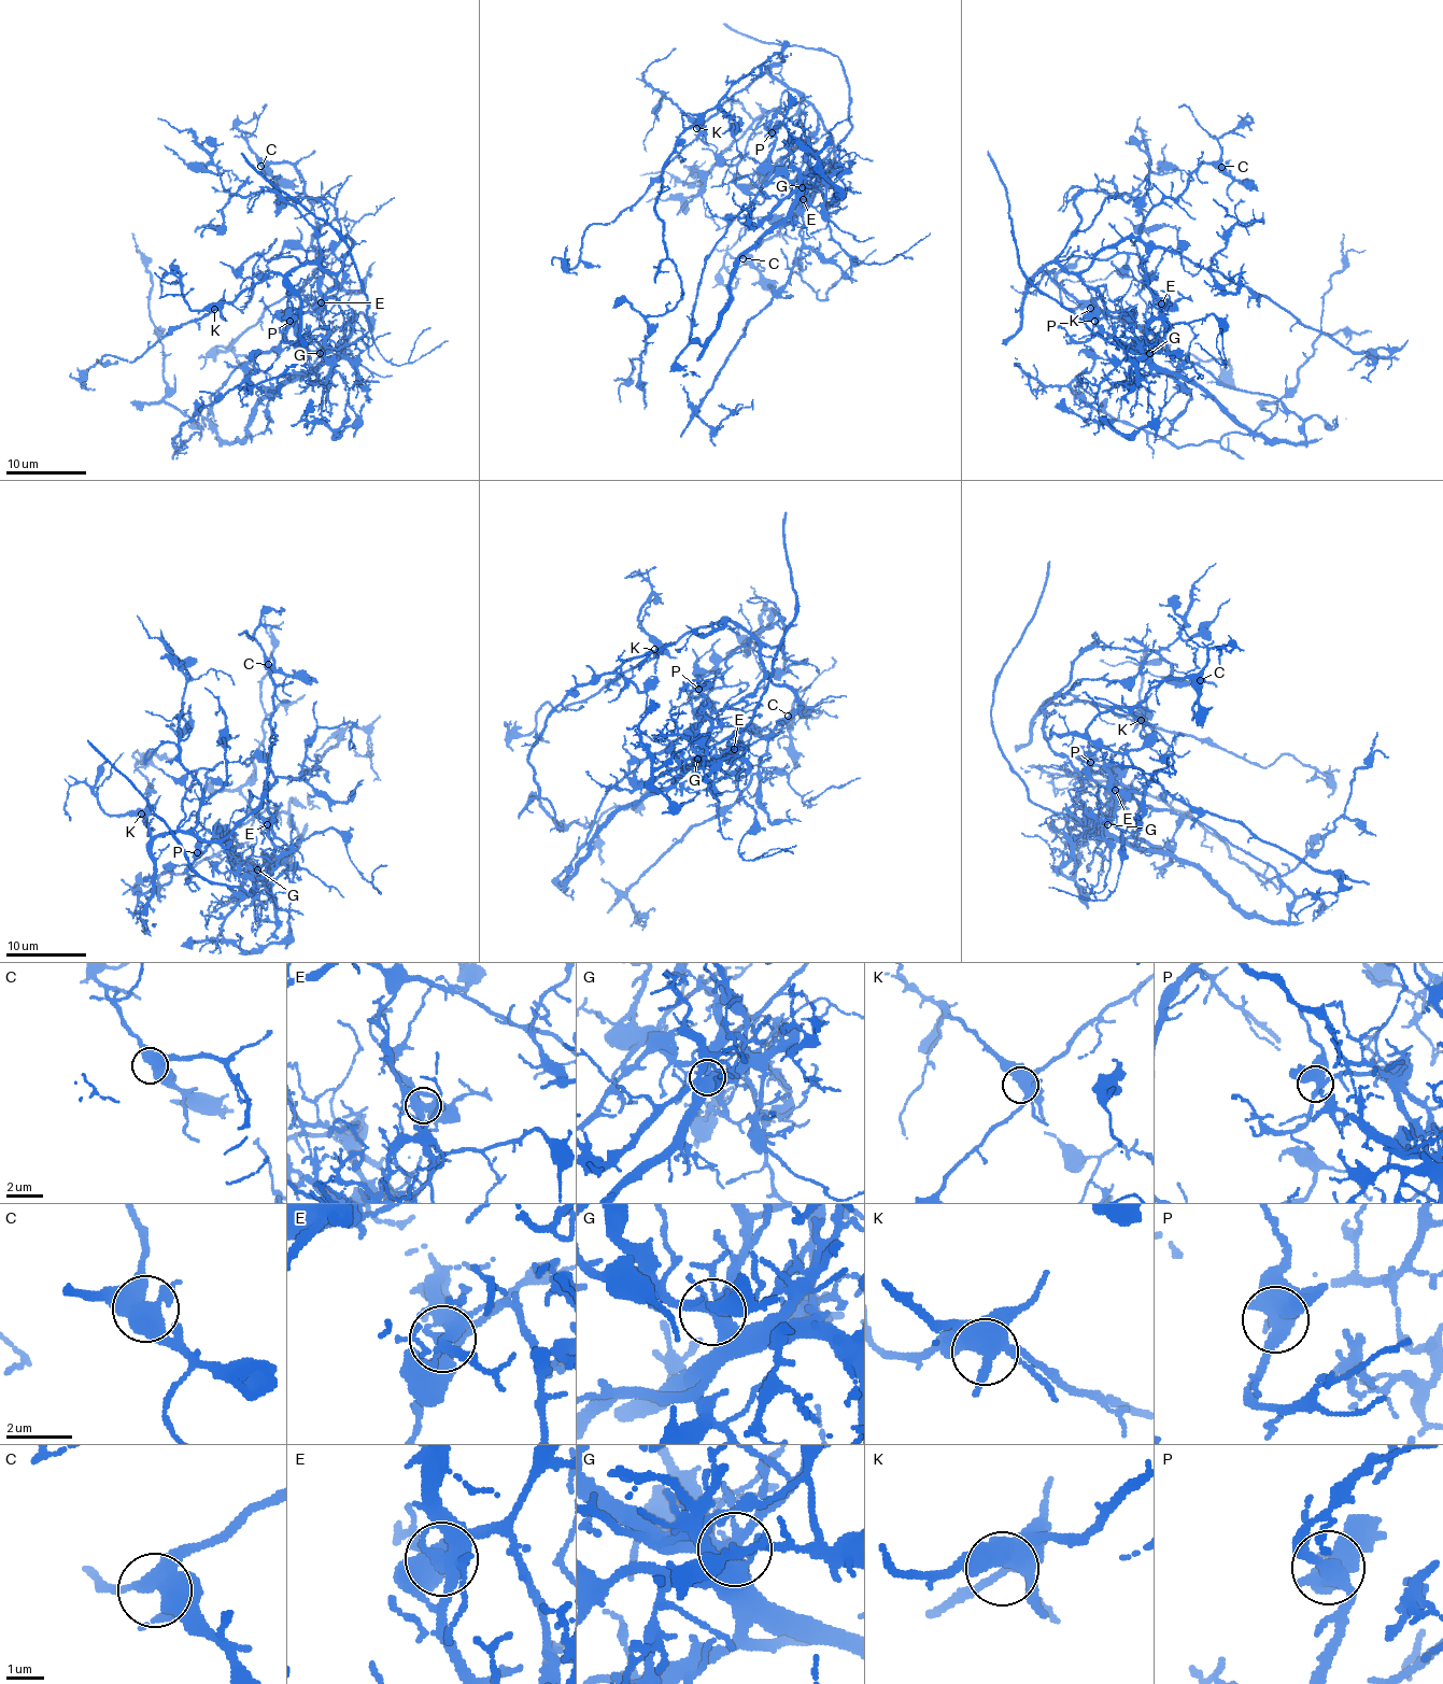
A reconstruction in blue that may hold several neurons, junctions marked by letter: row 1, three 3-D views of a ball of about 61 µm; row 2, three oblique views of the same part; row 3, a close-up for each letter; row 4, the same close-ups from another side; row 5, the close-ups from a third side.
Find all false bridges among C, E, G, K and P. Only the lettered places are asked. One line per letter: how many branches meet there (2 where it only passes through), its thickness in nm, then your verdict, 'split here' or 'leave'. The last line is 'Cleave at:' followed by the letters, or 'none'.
C: 4 | 480 nm | leave
E: 5 | 420 nm | split here
G: 7 | 360 nm | leave
K: 5 | 480 nm | leave
P: 4 | 500 nm | leave
Cleave at: E

